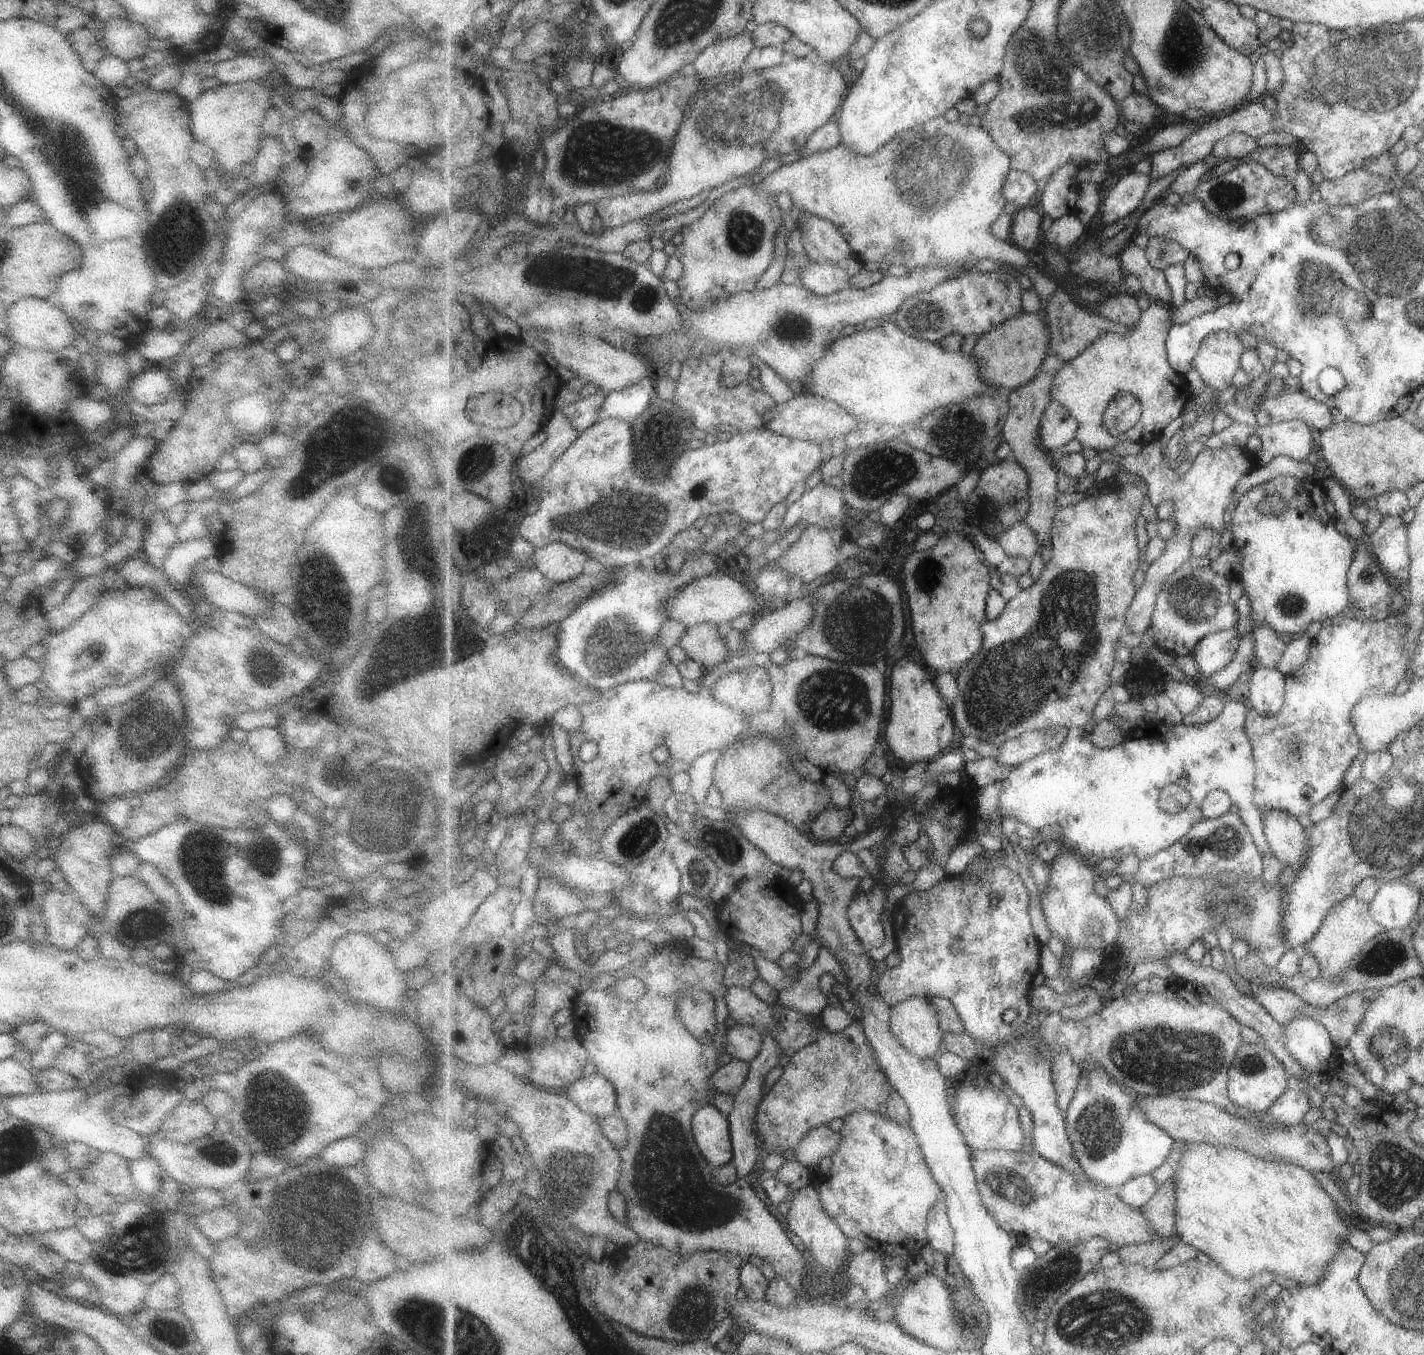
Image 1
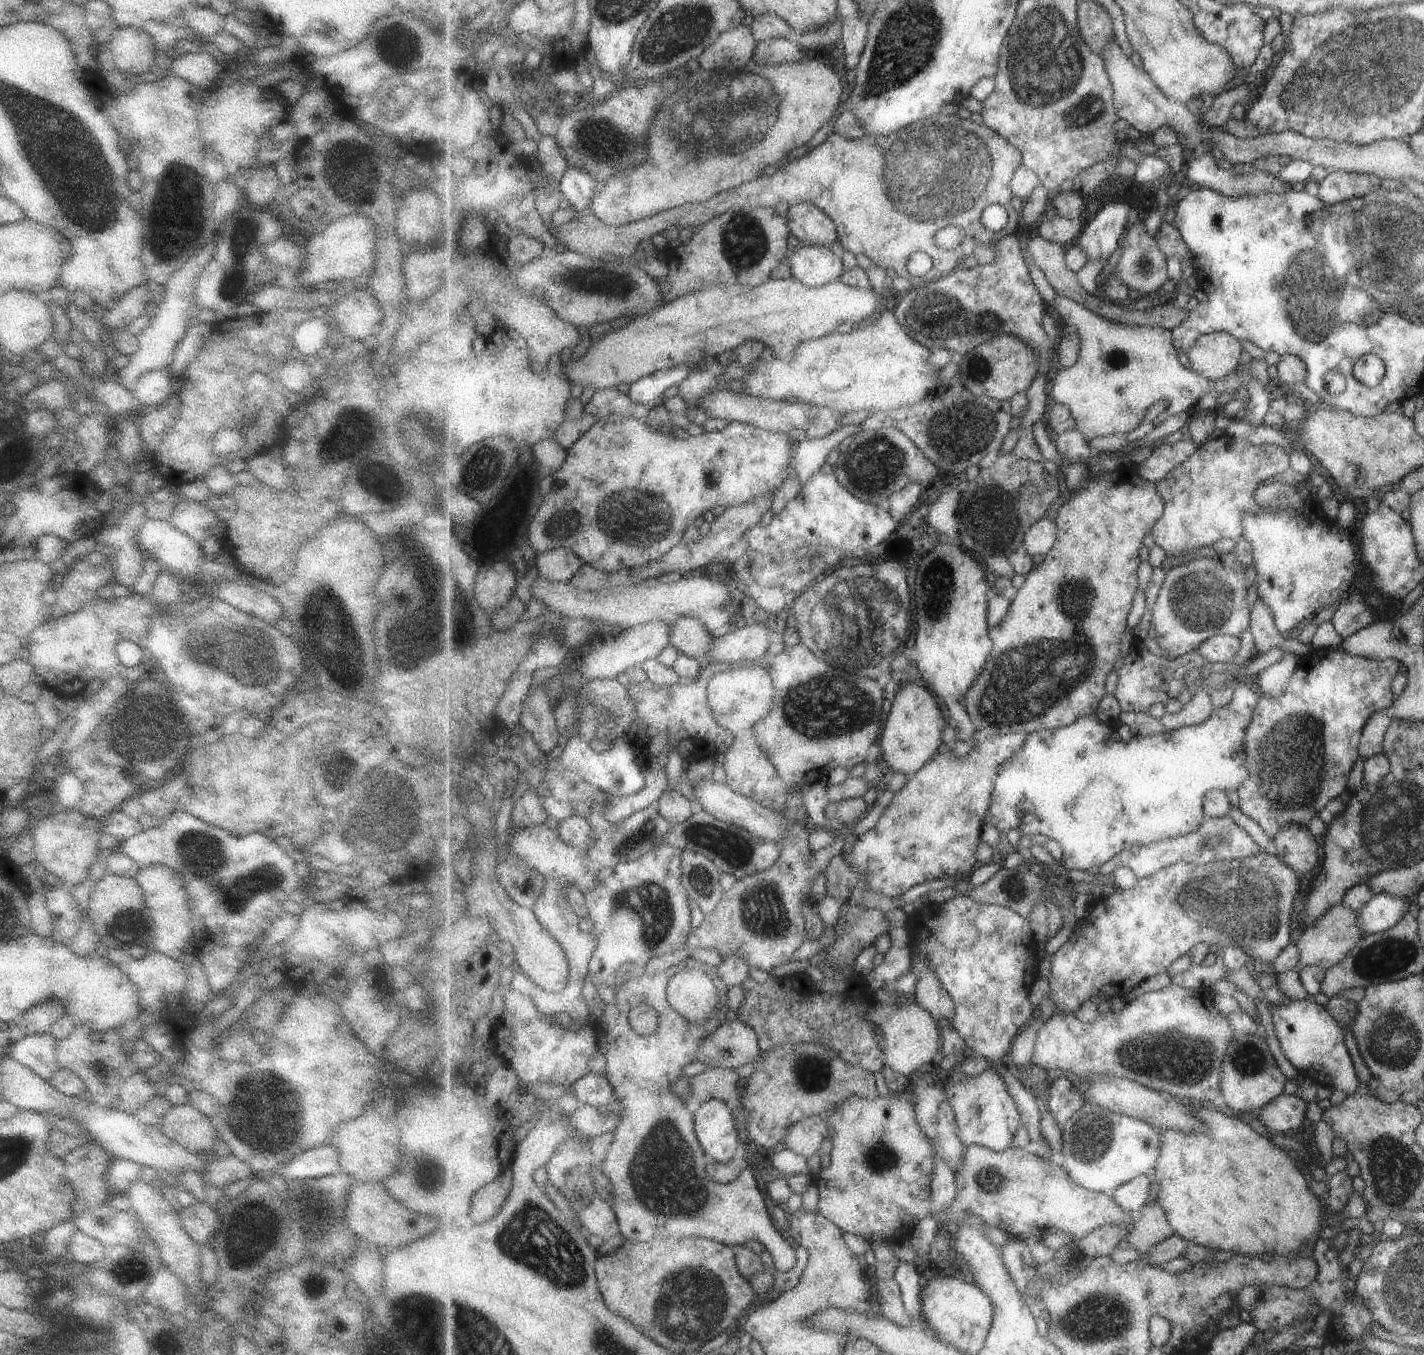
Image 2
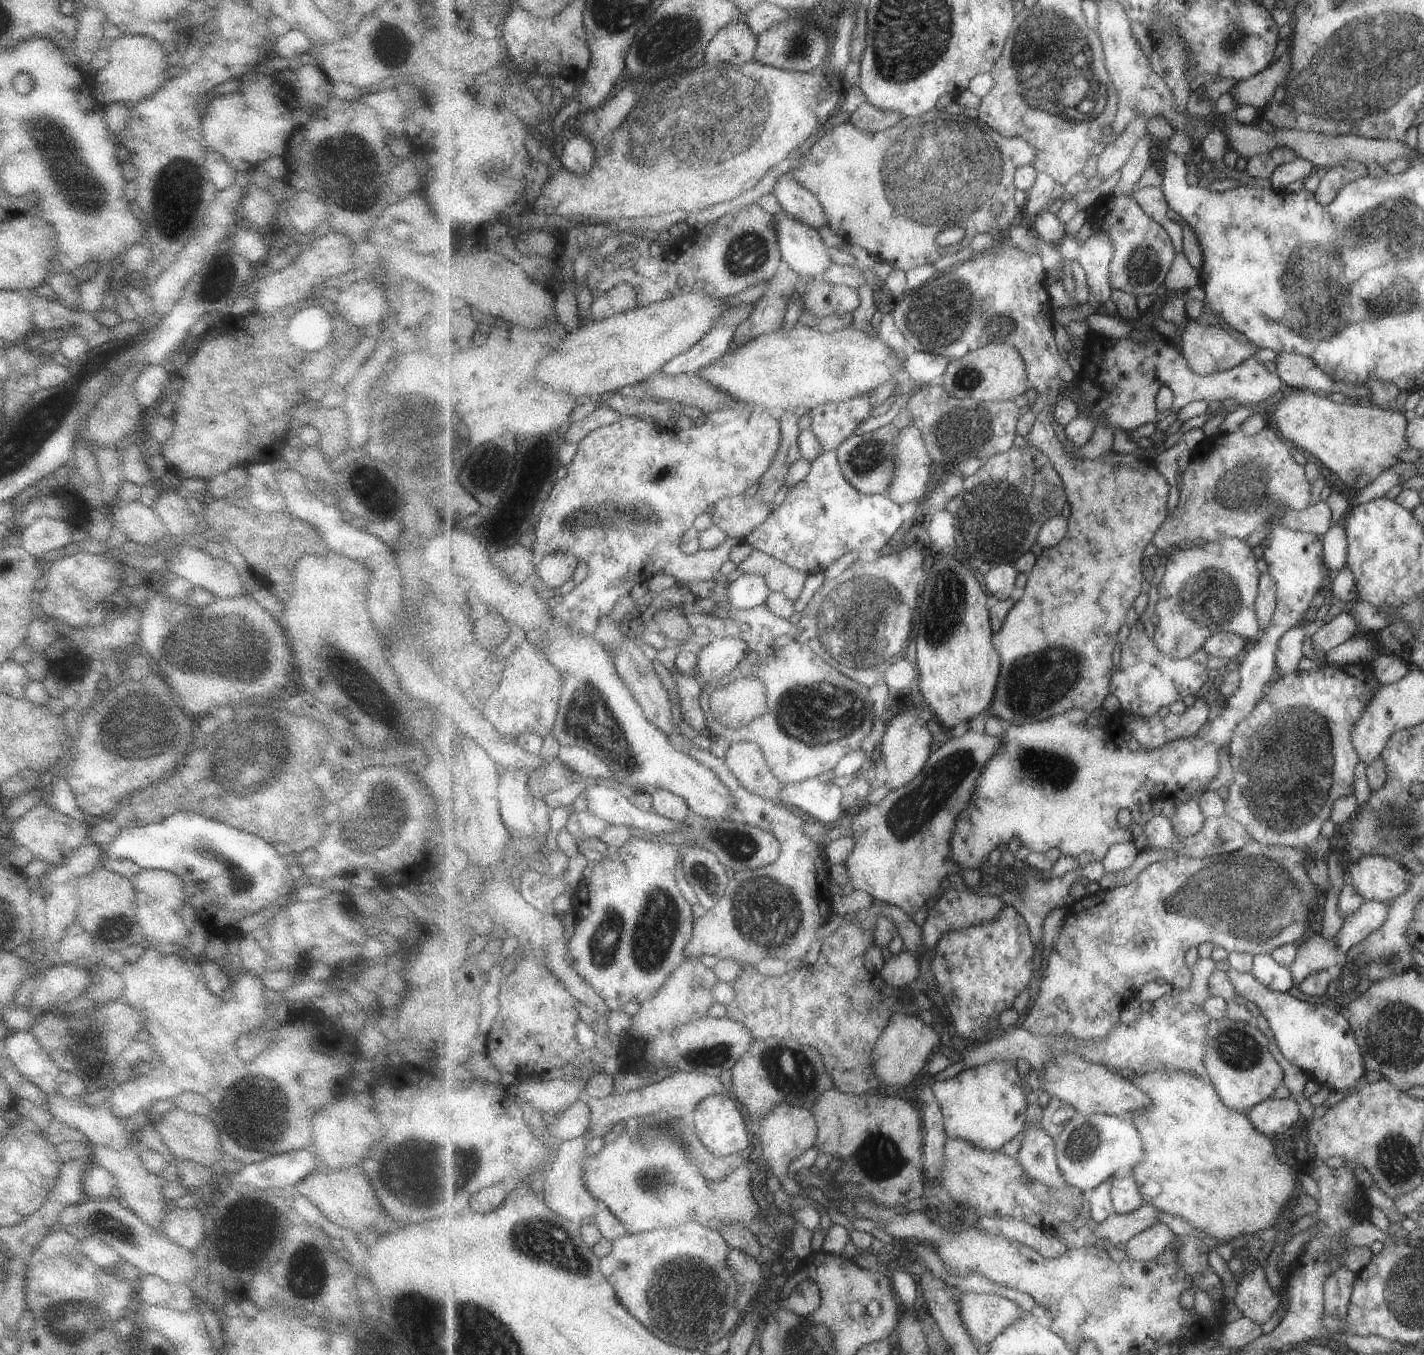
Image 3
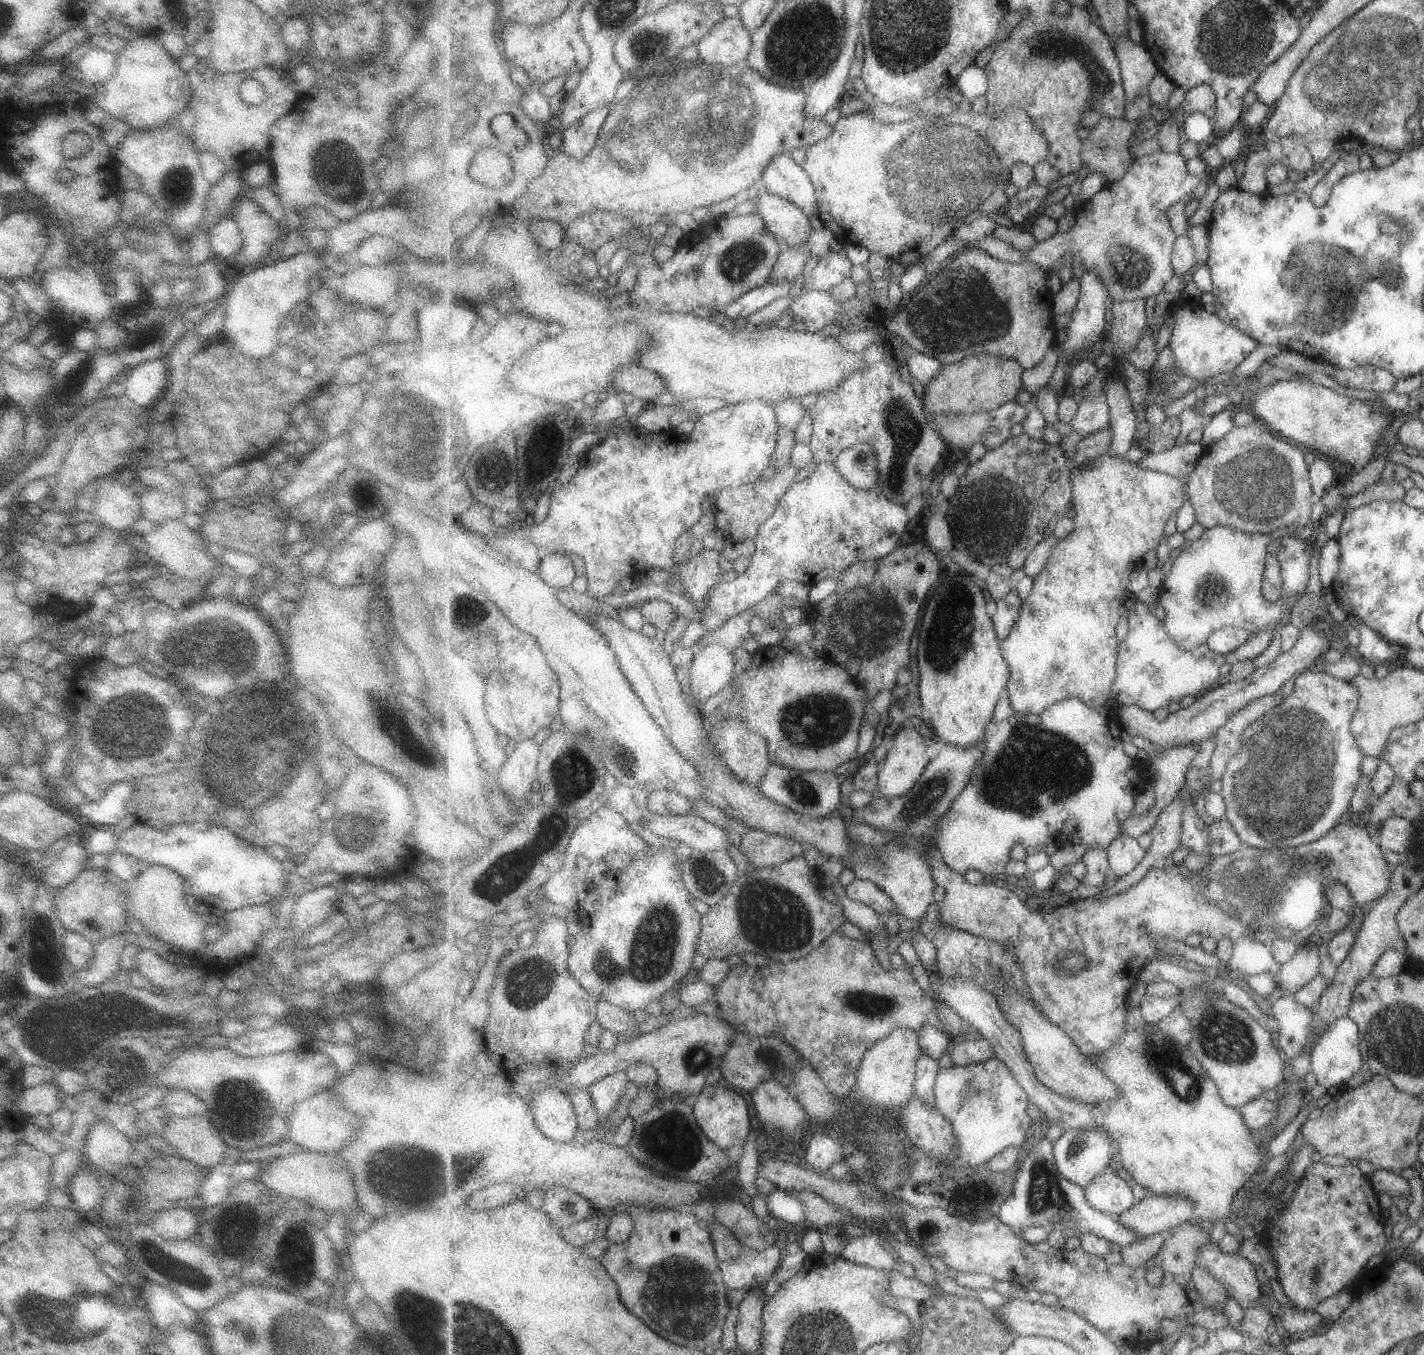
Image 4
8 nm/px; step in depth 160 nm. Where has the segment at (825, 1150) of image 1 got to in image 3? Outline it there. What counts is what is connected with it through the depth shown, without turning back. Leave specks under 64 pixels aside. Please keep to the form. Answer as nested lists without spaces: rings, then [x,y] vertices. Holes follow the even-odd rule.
[[[777,1103],[776,1107],[755,1125],[755,1129],[763,1152],[761,1164],[768,1167],[770,1174],[780,1179],[786,1176],[789,1165],[797,1157],[816,1146],[816,1140],[819,1138],[818,1124],[811,1108],[803,1107],[799,1103]]]

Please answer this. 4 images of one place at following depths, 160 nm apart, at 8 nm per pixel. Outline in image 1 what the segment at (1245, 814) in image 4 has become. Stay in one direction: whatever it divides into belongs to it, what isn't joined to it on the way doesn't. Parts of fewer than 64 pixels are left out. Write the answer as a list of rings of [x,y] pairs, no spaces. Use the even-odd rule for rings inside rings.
[[[1347,604],[1342,613],[1331,618],[1330,624],[1321,623],[1319,634],[1313,639],[1309,660],[1299,670],[1291,672],[1286,675],[1286,701],[1277,716],[1266,717],[1259,714],[1257,711],[1250,709],[1248,718],[1246,720],[1246,732],[1252,742],[1253,754],[1256,757],[1256,795],[1254,796],[1254,803],[1261,812],[1269,809],[1285,809],[1292,815],[1299,816],[1299,814],[1308,814],[1308,812],[1329,794],[1335,792],[1338,788],[1343,786],[1343,776],[1345,776],[1345,769],[1351,764],[1353,756],[1359,752],[1359,739],[1357,738],[1353,724],[1351,724],[1351,710],[1359,700],[1369,695],[1389,695],[1393,693],[1393,689],[1397,683],[1408,676],[1408,656],[1404,653],[1401,634],[1404,628],[1398,623],[1398,618],[1393,613],[1387,615],[1384,619],[1372,621],[1365,618],[1362,612],[1351,604]]]

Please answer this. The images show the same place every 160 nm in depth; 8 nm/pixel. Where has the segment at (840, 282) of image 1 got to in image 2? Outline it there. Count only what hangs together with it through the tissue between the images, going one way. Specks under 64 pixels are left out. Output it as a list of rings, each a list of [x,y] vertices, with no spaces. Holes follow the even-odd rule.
[[[800,244],[793,252],[789,252],[787,262],[791,276],[813,288],[839,281],[846,271],[842,259],[836,257],[829,247]]]

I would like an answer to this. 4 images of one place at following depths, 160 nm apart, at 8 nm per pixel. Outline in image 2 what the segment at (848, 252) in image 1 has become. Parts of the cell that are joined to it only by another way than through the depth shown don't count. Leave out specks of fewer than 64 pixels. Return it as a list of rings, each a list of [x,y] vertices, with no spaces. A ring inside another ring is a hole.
[[[811,204],[790,205],[785,216],[800,244],[830,248],[831,244],[840,240],[833,220]]]

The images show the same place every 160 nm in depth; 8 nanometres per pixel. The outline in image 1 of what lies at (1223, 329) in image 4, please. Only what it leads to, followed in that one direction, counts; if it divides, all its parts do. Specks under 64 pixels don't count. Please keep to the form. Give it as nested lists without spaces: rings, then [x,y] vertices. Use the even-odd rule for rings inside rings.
[[[1214,332],[1200,345],[1193,366],[1211,389],[1225,390],[1239,372],[1245,351],[1237,333]]]

